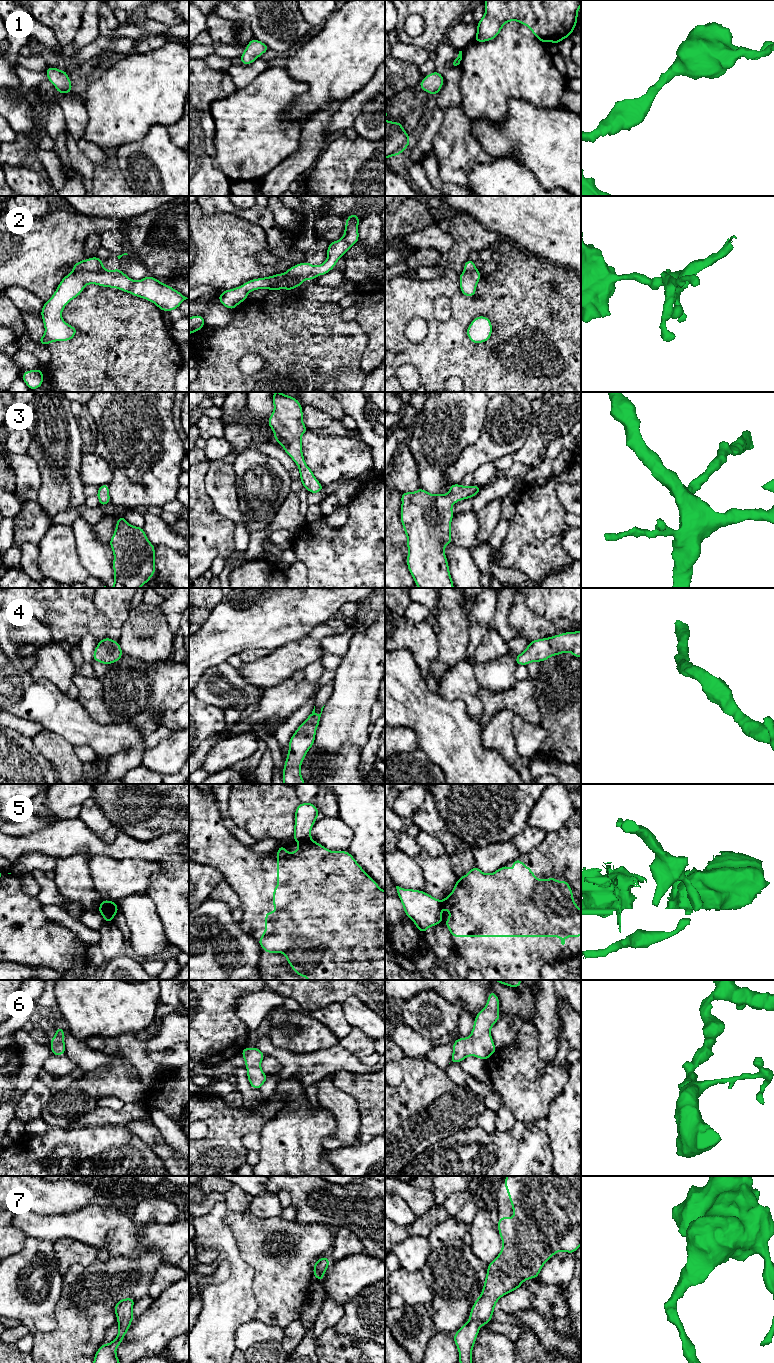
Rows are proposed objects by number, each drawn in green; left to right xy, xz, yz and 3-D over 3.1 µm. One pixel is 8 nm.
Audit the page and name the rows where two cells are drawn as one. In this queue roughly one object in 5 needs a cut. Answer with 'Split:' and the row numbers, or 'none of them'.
Split: 2, 5

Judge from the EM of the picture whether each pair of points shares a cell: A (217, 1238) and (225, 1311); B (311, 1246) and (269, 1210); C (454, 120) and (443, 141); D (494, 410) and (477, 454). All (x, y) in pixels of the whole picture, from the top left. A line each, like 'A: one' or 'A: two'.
A: one
B: two
C: one
D: one

